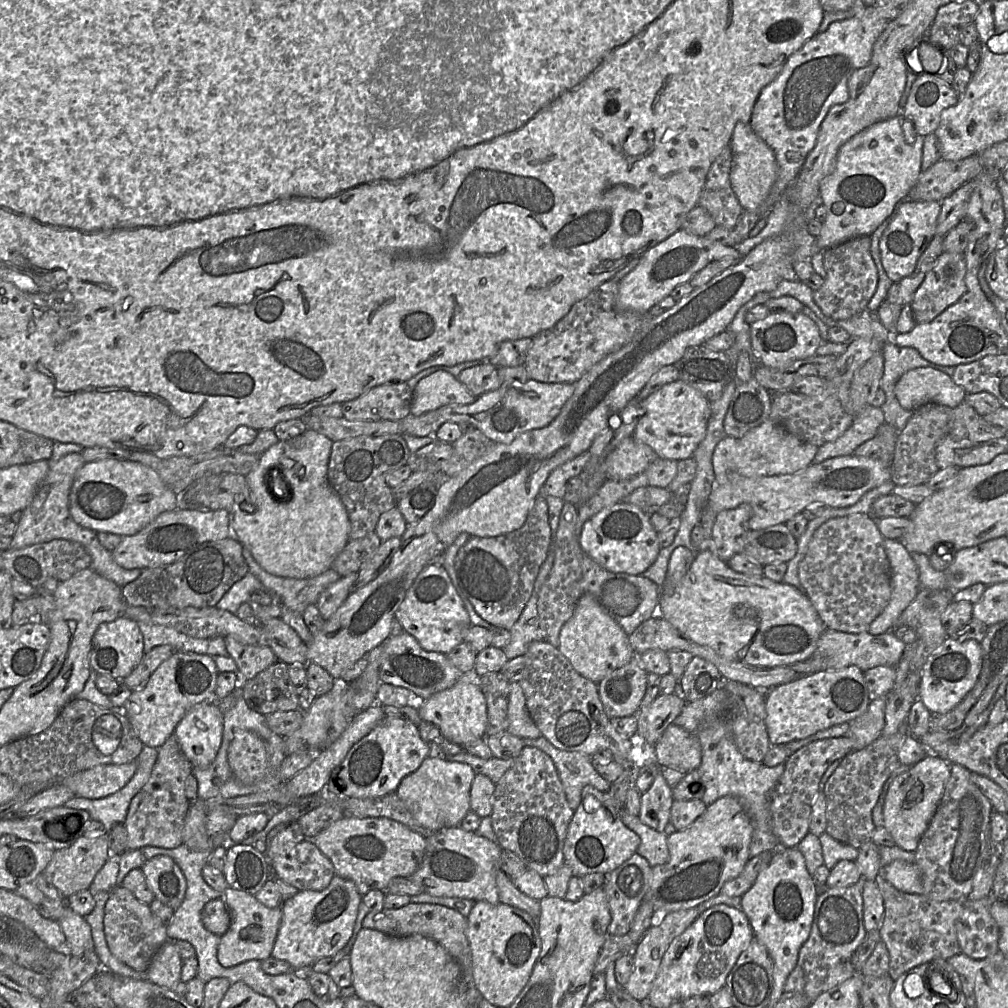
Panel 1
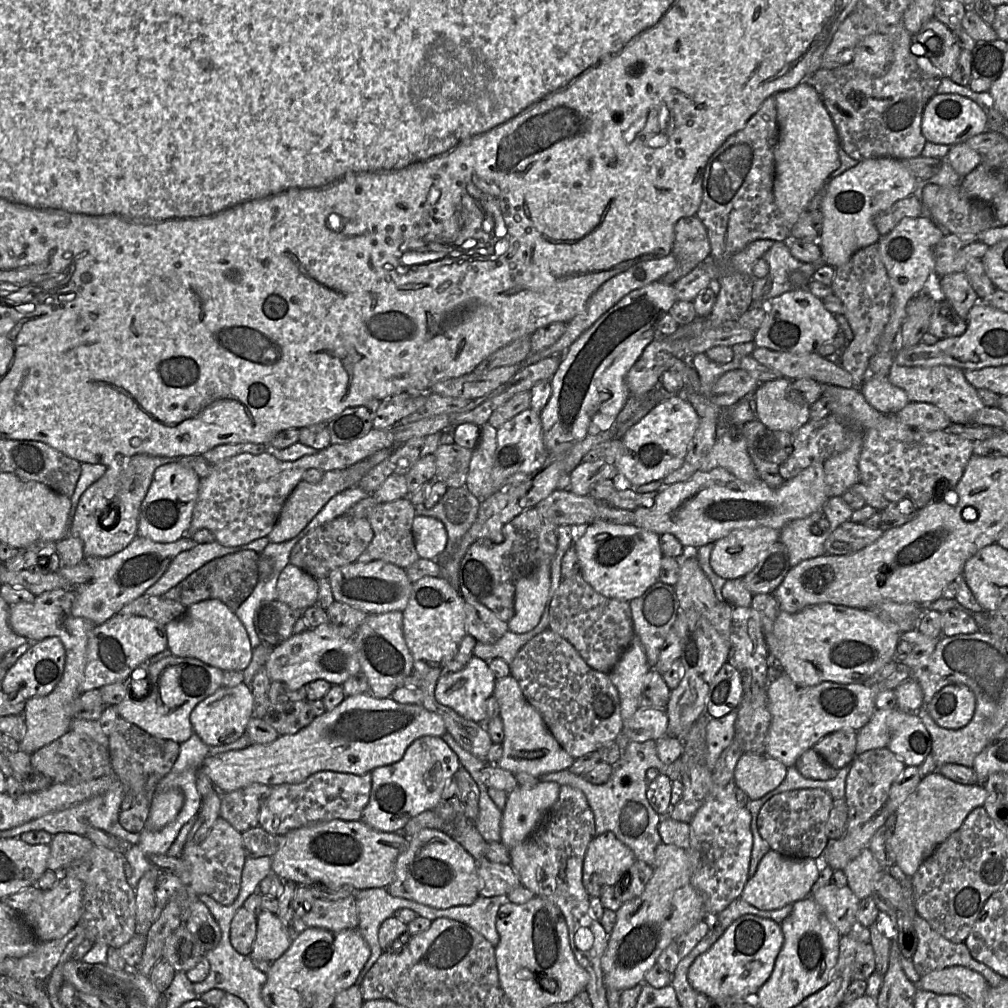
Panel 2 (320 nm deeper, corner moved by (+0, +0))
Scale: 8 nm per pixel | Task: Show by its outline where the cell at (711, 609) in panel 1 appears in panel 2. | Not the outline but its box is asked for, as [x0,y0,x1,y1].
[766,603,903,686]

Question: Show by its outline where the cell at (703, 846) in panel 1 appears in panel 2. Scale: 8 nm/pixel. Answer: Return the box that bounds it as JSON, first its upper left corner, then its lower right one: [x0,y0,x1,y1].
[601,843,705,991]

